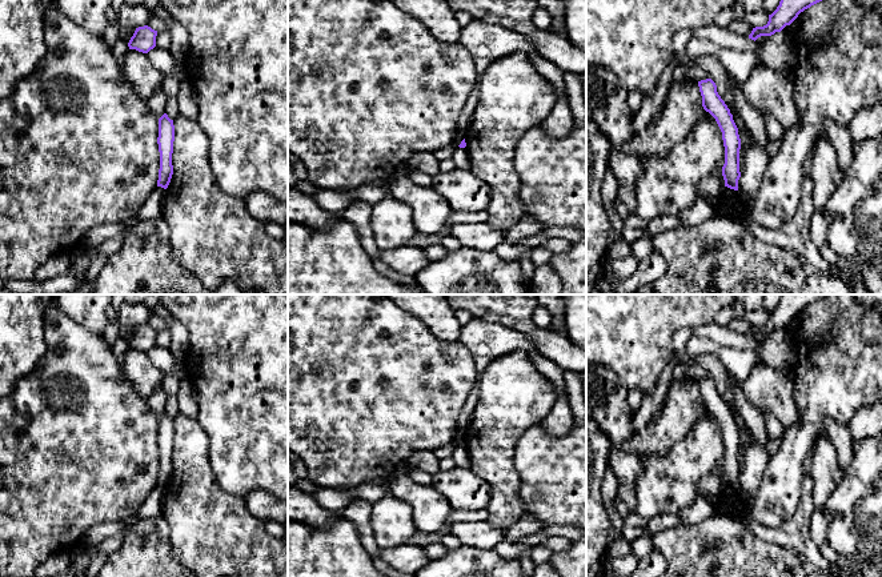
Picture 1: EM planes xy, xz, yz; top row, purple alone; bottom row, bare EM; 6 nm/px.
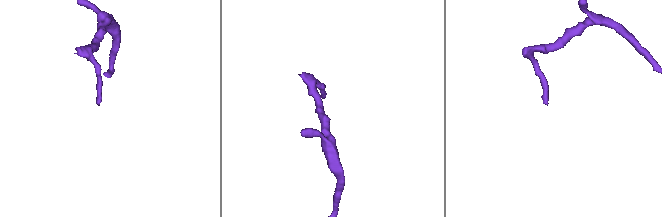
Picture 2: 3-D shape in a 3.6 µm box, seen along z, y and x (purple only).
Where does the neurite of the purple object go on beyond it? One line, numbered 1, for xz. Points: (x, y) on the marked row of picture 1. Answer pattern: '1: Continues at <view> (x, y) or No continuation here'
1: No continuation here

